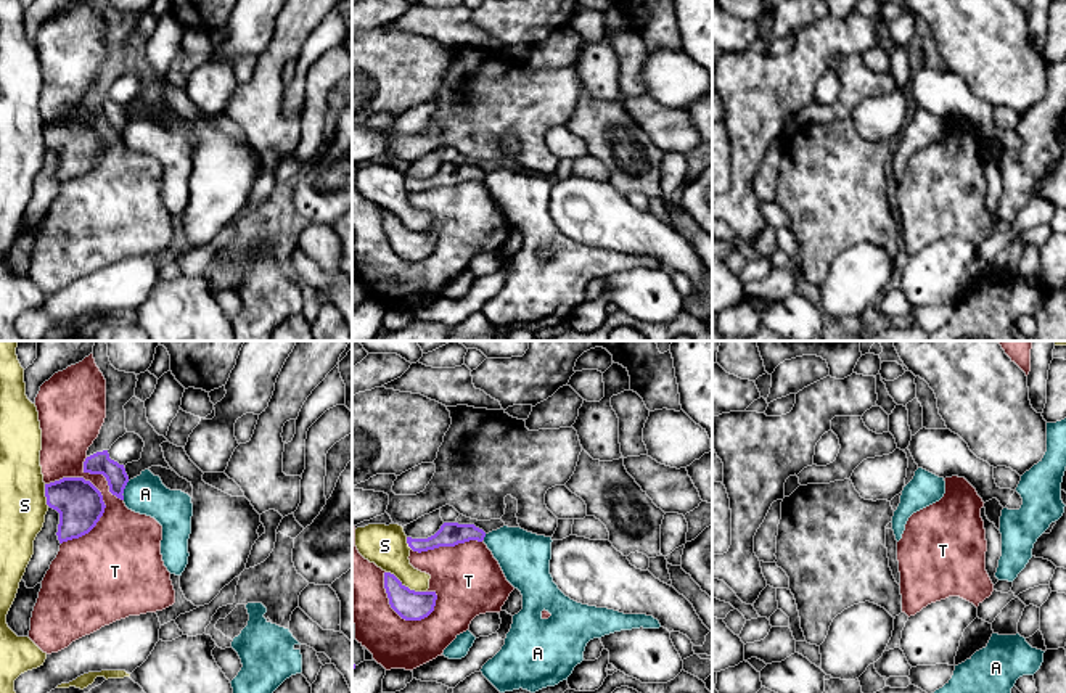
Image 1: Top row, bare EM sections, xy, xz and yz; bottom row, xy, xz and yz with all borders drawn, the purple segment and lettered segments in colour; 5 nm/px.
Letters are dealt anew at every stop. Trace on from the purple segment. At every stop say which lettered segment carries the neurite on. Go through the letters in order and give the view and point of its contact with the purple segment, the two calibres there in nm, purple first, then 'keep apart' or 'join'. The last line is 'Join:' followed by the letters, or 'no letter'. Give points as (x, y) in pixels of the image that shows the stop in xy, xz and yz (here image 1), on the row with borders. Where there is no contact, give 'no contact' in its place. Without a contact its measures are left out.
A: xy (122, 491) | 110/200 nm | keep apart
S: xz (404, 586) | 150/200 nm | keep apart
T: xy (102, 515) | 220/420 nm | keep apart
Join: no letter

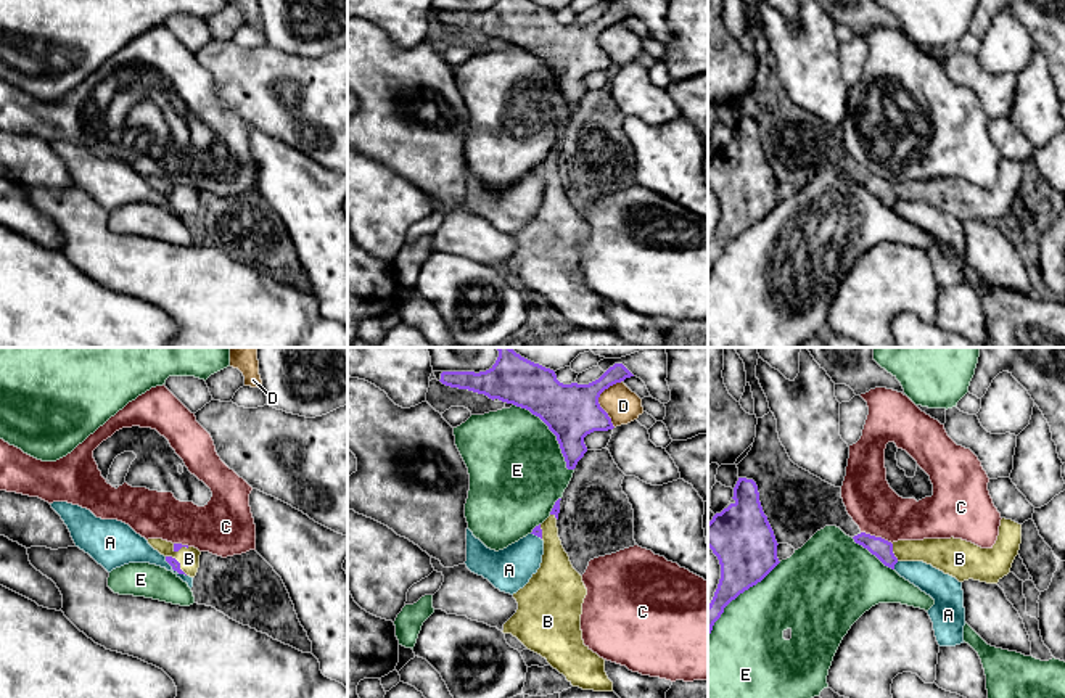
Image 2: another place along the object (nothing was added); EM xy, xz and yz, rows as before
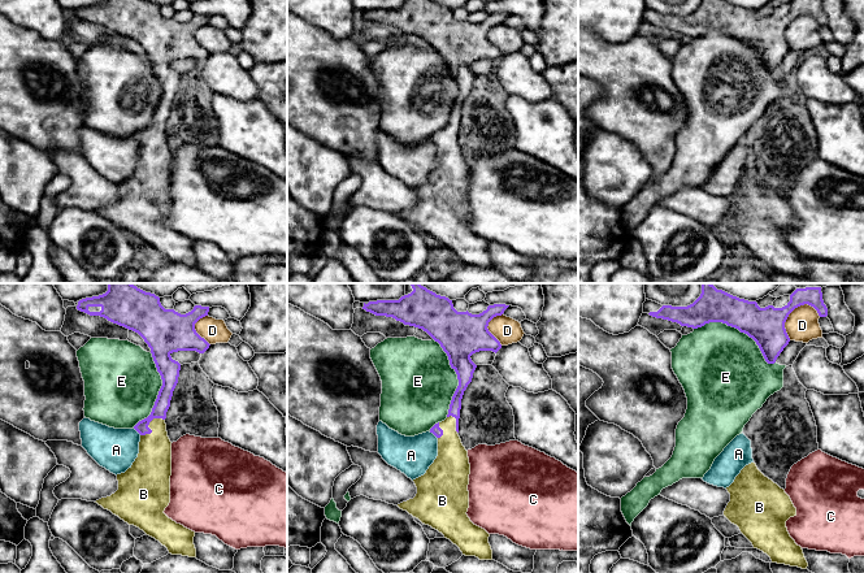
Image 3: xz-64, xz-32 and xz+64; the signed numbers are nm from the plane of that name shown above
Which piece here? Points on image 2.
A: xy (174, 570) | 50/160 nm | keep apart
B: xy (179, 563) | 50/110 nm | join
C: yz (877, 537) | 100/240 nm | keep apart
D: xz (597, 401) | 280/170 nm | keep apart
E: yz (737, 595) | 300/380 nm | keep apart
Join: B

